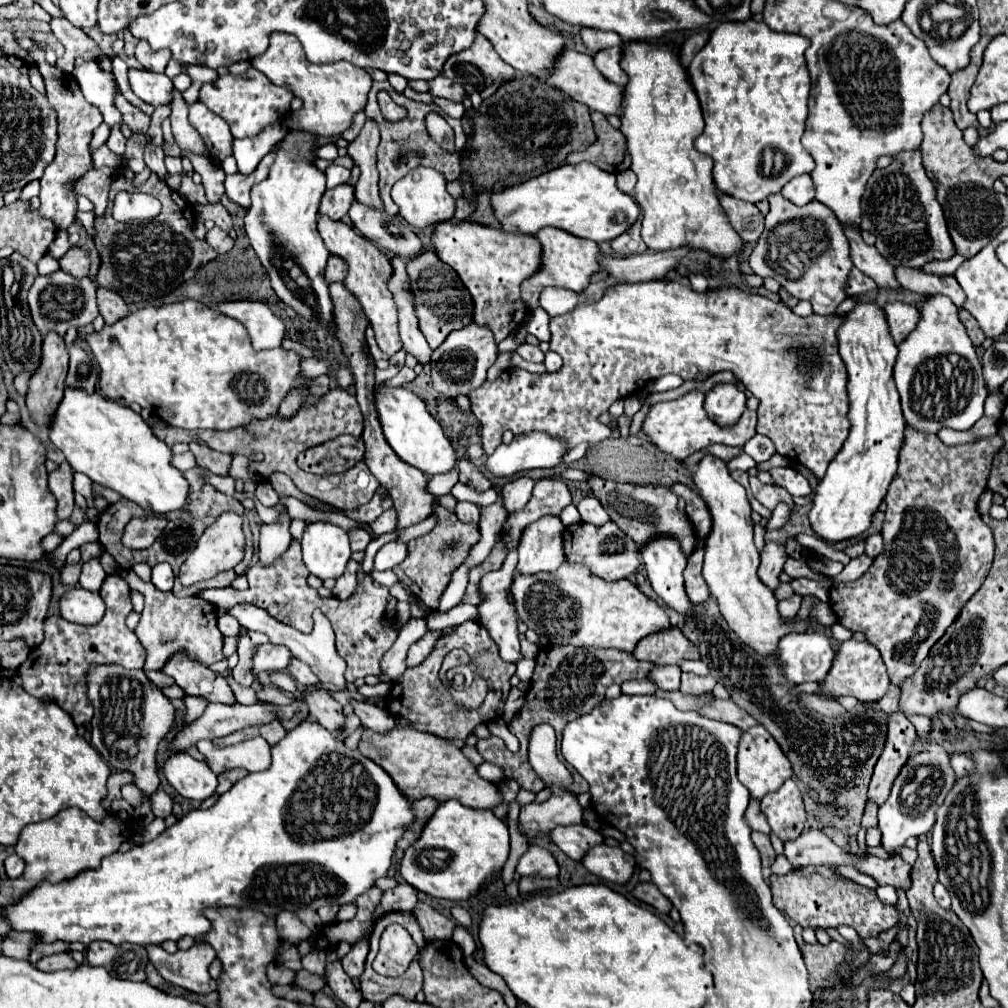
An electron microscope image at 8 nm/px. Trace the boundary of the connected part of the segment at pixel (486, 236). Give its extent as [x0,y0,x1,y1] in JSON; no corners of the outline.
[431,222,541,344]

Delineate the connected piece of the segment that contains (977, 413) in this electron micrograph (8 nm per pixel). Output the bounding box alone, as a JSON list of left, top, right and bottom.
[893,294,989,434]

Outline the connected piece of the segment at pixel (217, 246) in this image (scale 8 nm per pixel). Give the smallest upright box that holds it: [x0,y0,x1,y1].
[205,226,233,254]

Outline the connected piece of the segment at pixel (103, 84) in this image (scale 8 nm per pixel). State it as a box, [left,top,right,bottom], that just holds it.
[73,60,123,128]

